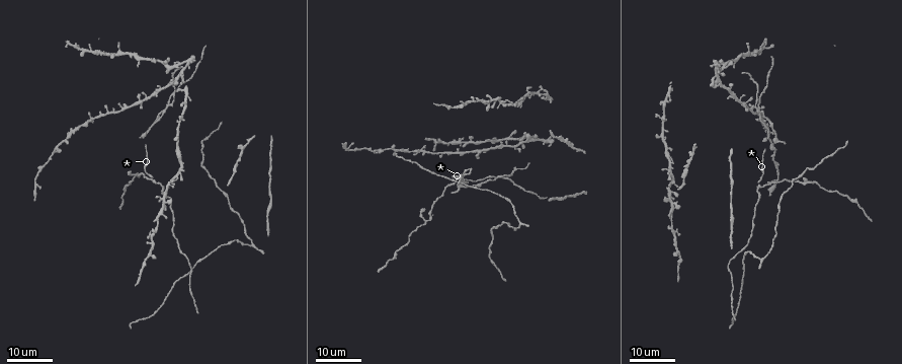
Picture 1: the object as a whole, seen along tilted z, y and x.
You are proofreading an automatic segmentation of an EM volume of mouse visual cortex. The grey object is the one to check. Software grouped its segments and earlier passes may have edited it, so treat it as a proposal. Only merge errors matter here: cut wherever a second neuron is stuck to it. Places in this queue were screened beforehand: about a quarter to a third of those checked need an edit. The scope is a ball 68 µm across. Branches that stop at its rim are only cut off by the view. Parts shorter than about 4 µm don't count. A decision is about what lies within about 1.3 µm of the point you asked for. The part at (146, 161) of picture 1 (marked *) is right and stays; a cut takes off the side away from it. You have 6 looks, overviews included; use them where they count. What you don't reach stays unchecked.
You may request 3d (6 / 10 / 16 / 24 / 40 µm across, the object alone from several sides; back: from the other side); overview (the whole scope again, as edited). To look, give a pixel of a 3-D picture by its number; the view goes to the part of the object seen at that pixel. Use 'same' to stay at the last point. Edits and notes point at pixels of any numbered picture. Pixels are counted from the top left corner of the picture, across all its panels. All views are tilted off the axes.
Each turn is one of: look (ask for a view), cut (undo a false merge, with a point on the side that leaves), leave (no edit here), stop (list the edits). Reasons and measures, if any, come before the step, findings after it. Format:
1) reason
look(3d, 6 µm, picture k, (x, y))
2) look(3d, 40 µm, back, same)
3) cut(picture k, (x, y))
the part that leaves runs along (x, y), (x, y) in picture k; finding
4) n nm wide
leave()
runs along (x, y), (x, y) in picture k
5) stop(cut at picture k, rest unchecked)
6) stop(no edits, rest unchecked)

look(3d, 24 µm, picture 1, (155, 181))

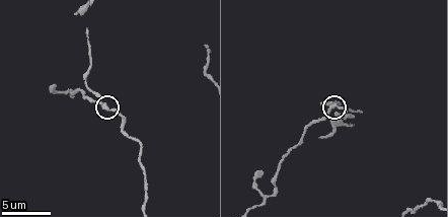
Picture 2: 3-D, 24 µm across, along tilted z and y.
look(3d, 10 µm, picture 2, (104, 108))

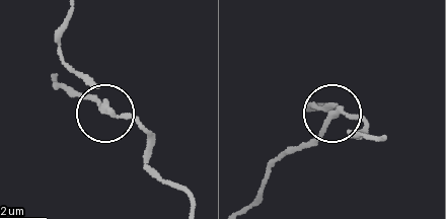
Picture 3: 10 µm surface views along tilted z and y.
260 nm wide
cut(picture 3, (319, 134))
the part that leaves runs along (341, 114), (313, 139), (289, 151), (246, 206) in picture 3; a second neuron is stuck on

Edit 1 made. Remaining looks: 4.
look(overview)

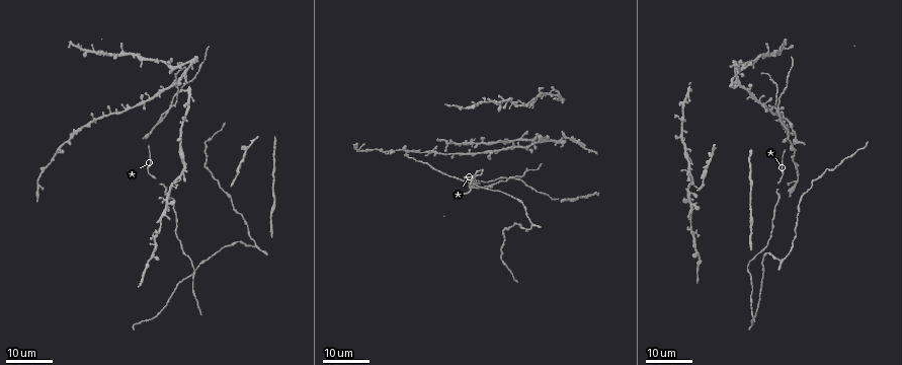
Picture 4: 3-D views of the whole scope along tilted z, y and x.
a fork
look(3d, 16 µm, picture 4, (749, 89))

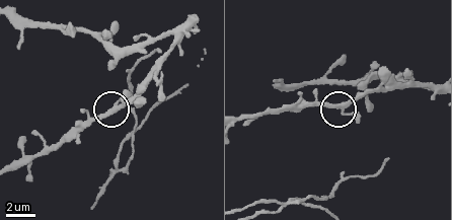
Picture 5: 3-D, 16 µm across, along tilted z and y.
look(3d, 10 µm, picture 5, (340, 106))

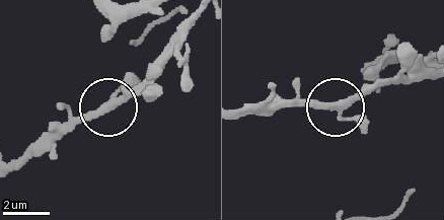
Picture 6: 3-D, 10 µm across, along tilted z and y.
3 arms
leave()
one neuron here

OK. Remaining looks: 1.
stop(cut at picture 3, rest unchecked)

